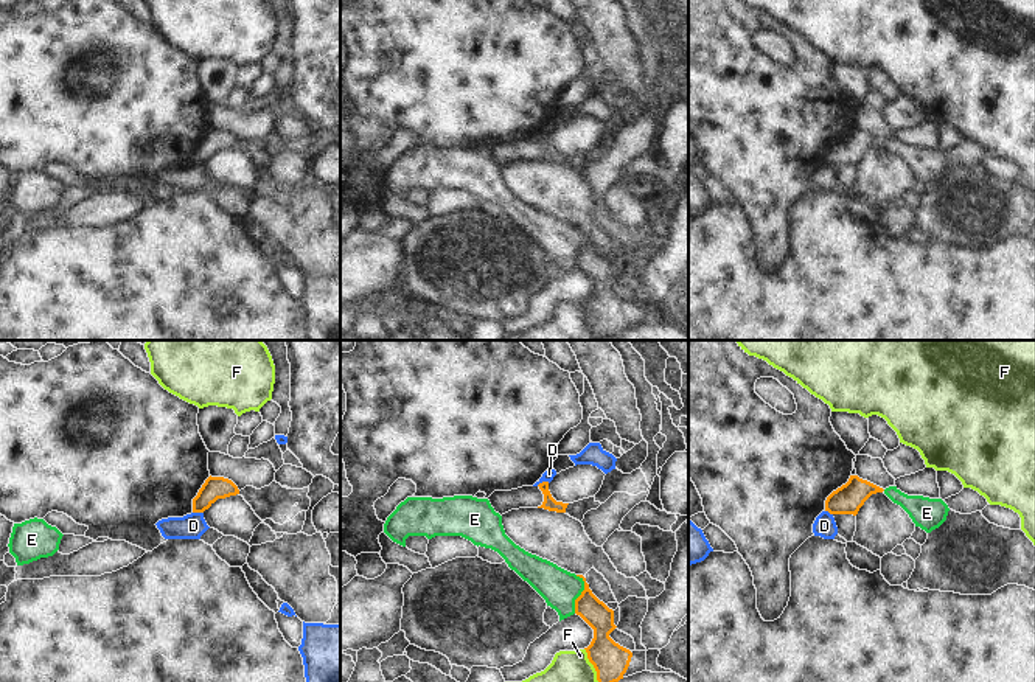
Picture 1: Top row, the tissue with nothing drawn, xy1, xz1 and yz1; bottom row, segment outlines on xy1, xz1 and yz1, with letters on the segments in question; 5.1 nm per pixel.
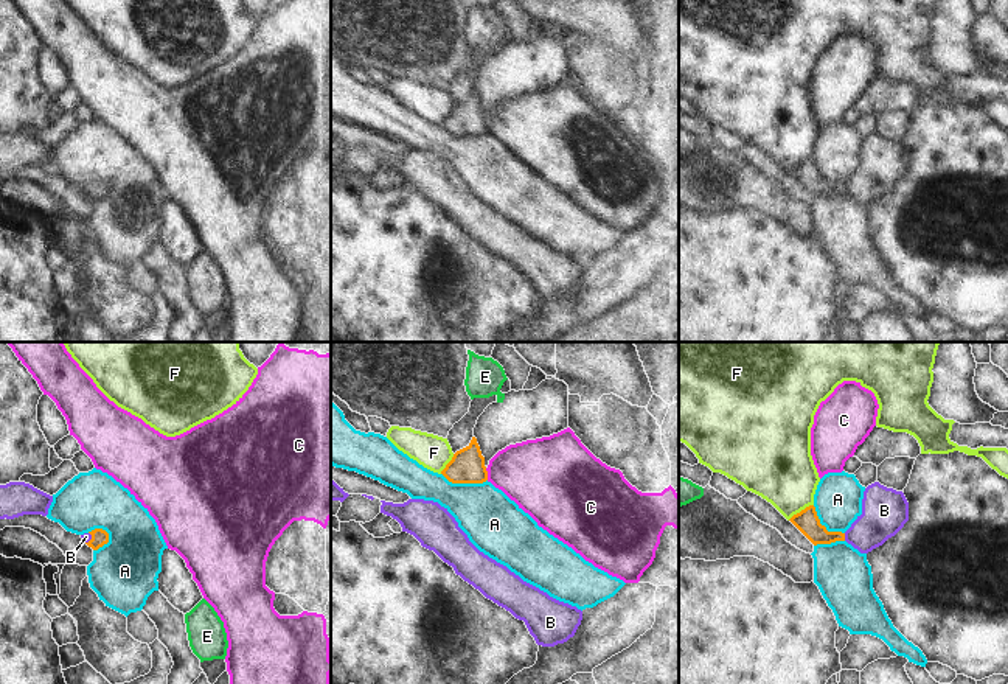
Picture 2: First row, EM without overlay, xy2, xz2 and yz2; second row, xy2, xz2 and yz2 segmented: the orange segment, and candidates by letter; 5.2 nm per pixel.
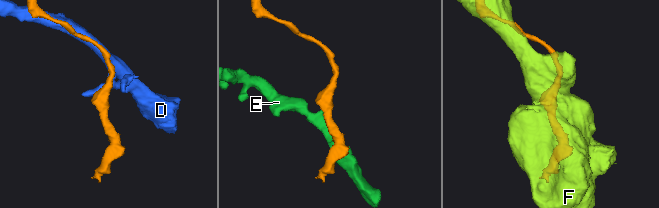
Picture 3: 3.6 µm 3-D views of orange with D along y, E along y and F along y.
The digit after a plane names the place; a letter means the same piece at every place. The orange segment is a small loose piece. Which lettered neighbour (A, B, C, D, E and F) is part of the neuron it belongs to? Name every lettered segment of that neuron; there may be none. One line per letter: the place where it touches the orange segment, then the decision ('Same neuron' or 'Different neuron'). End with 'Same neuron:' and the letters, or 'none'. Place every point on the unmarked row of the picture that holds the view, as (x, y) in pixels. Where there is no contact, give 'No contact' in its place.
A: Touches orange at xz2 (465, 134). Different neuron
B: Touches orange at yz2 (844, 188). Same neuron
C: Touches orange at xz2 (486, 126). Different neuron
D: Touches orange at xz1 (543, 134). Different neuron
E: Touches orange at xz1 (581, 246). Different neuron
F: Touches orange at yz2 (802, 162). Different neuron
Same neuron: B

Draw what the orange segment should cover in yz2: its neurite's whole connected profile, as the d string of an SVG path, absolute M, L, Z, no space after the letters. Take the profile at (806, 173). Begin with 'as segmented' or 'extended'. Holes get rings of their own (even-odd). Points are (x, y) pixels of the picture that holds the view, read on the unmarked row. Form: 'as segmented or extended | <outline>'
extended | M879 134L864 143L862 166L842 183L828 183L820 176L815 159L809 157L789 171L814 197L846 193L860 205L868 205L895 188L909 173L909 154L902 143Z

